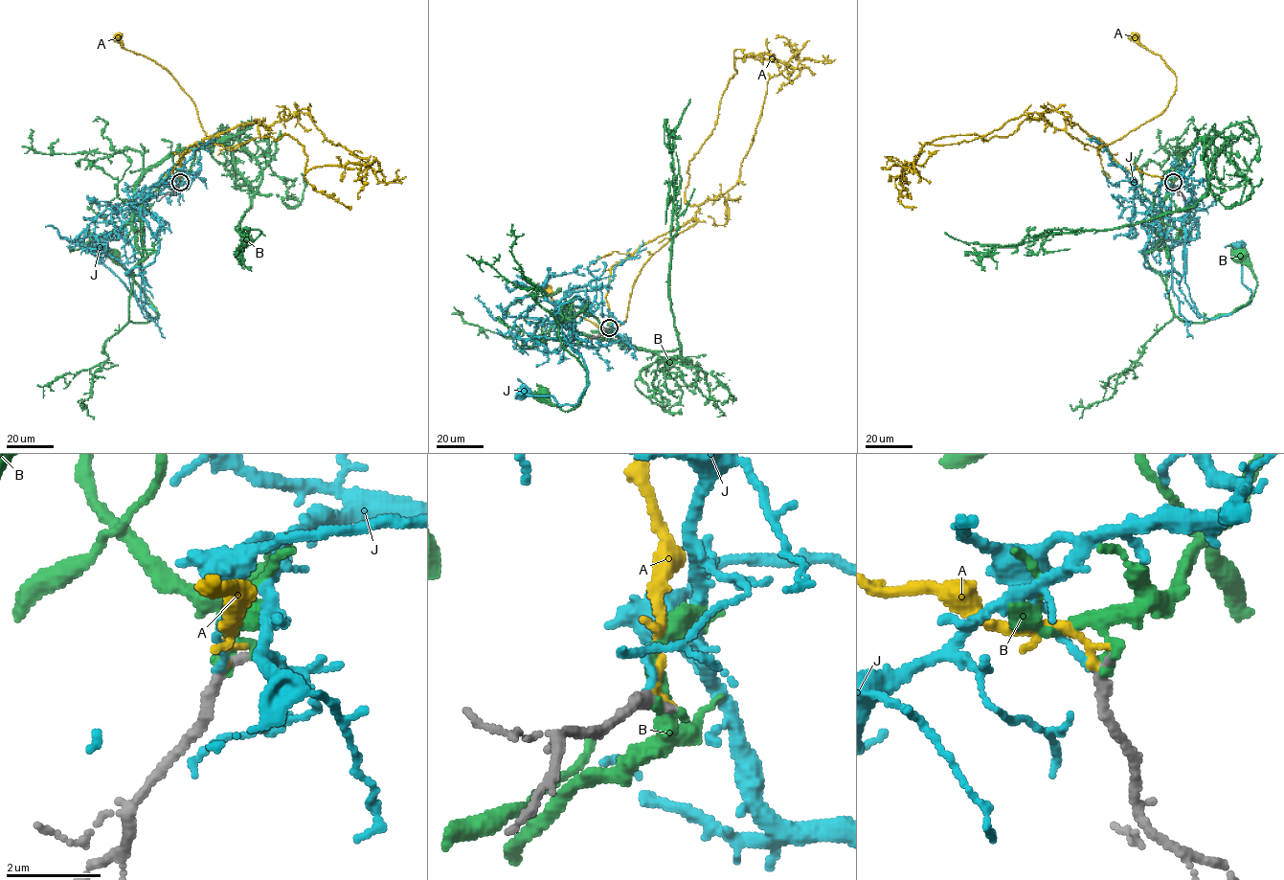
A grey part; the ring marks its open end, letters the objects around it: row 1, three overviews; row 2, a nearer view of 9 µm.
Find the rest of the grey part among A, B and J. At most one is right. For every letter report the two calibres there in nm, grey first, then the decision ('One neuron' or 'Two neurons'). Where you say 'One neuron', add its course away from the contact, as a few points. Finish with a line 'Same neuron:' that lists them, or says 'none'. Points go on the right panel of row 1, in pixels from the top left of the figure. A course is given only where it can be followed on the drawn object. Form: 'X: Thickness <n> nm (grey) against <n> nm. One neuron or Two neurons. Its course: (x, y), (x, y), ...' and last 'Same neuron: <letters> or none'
A: Thickness 260 nm (grey) against 170 nm. One neuron. Its course: (1173, 181), (1124, 169), (1076, 124), (1066, 130), (1099, 148), (1166, 107), (1175, 73), (1135, 38)
B: Thickness 260 nm (grey) against 200 nm. Two neurons
J: Thickness 260 nm (grey) against 140 nm. Two neurons
Same neuron: A

